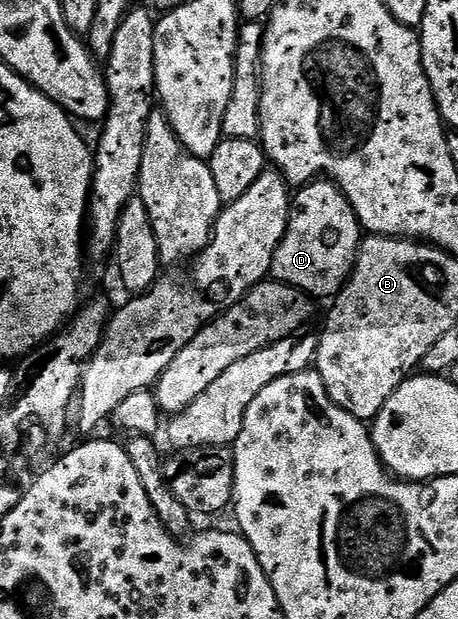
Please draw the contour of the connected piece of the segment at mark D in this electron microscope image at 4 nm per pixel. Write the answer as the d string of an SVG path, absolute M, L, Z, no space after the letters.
M317 180L301 186L292 194L292 211L288 214L288 227L282 236L282 244L274 252L271 277L302 291L313 299L335 299L340 289L348 283L356 266L356 253L360 251L362 227L354 208L335 182Z

